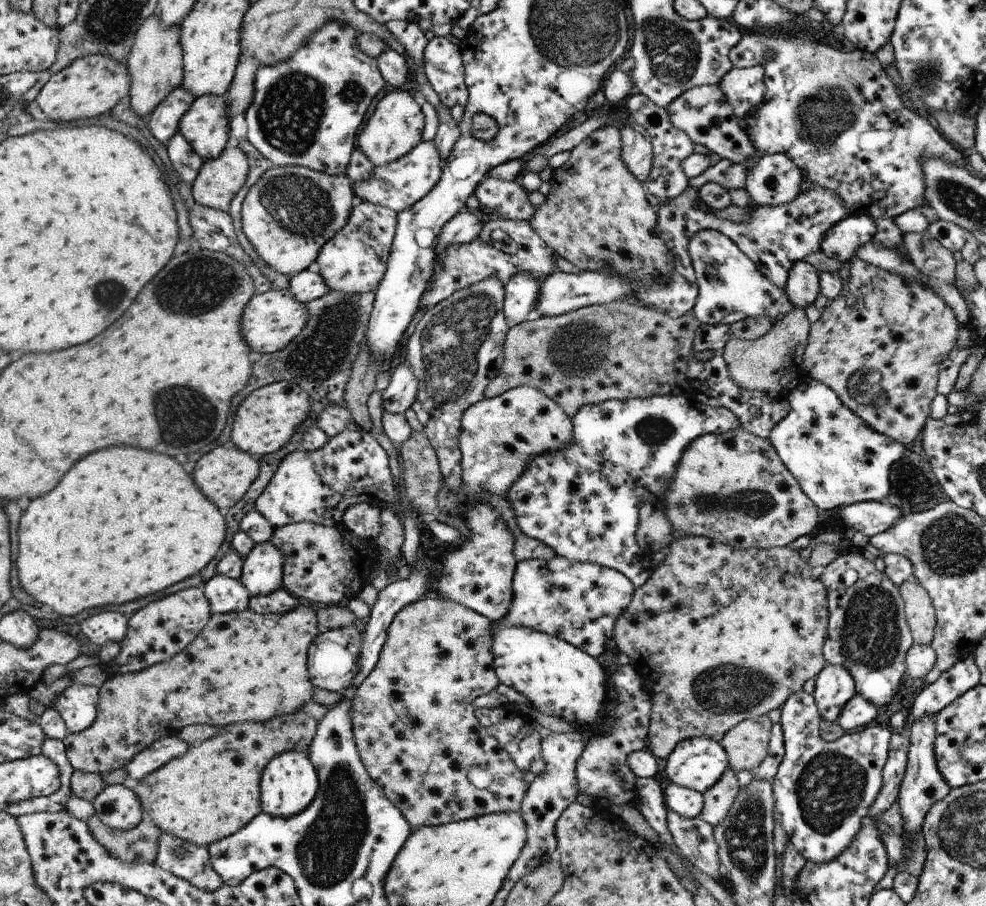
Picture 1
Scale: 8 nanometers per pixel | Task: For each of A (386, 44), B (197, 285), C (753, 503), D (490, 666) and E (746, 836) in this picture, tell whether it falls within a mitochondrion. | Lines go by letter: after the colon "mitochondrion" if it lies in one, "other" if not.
A: other
B: mitochondrion
C: mitochondrion
D: other
E: mitochondrion

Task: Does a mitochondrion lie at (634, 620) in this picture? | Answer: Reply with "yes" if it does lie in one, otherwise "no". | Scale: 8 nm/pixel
no

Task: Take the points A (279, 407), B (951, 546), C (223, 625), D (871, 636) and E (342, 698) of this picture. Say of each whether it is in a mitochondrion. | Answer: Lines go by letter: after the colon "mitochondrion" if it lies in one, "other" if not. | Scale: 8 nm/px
A: other
B: mitochondrion
C: other
D: mitochondrion
E: other

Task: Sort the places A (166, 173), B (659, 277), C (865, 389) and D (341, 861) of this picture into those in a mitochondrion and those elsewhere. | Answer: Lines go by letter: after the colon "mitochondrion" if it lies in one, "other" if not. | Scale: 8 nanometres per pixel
A: other
B: other
C: mitochondrion
D: mitochondrion

